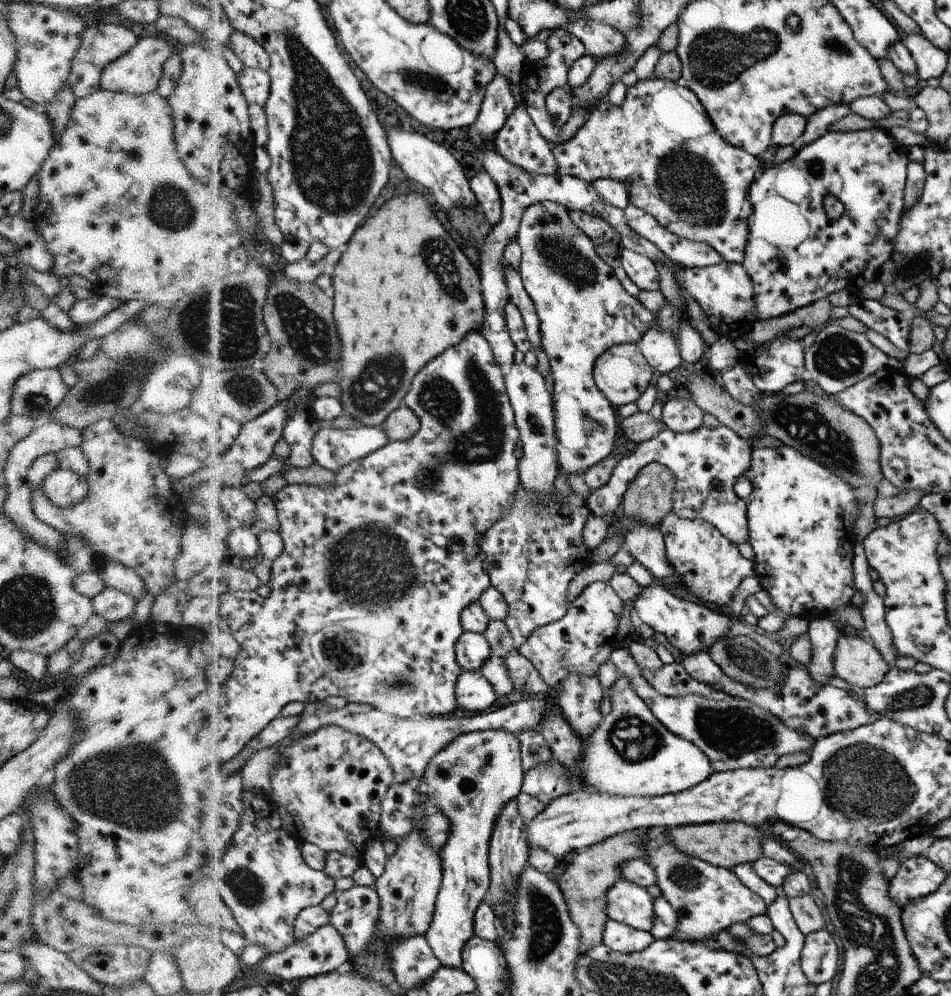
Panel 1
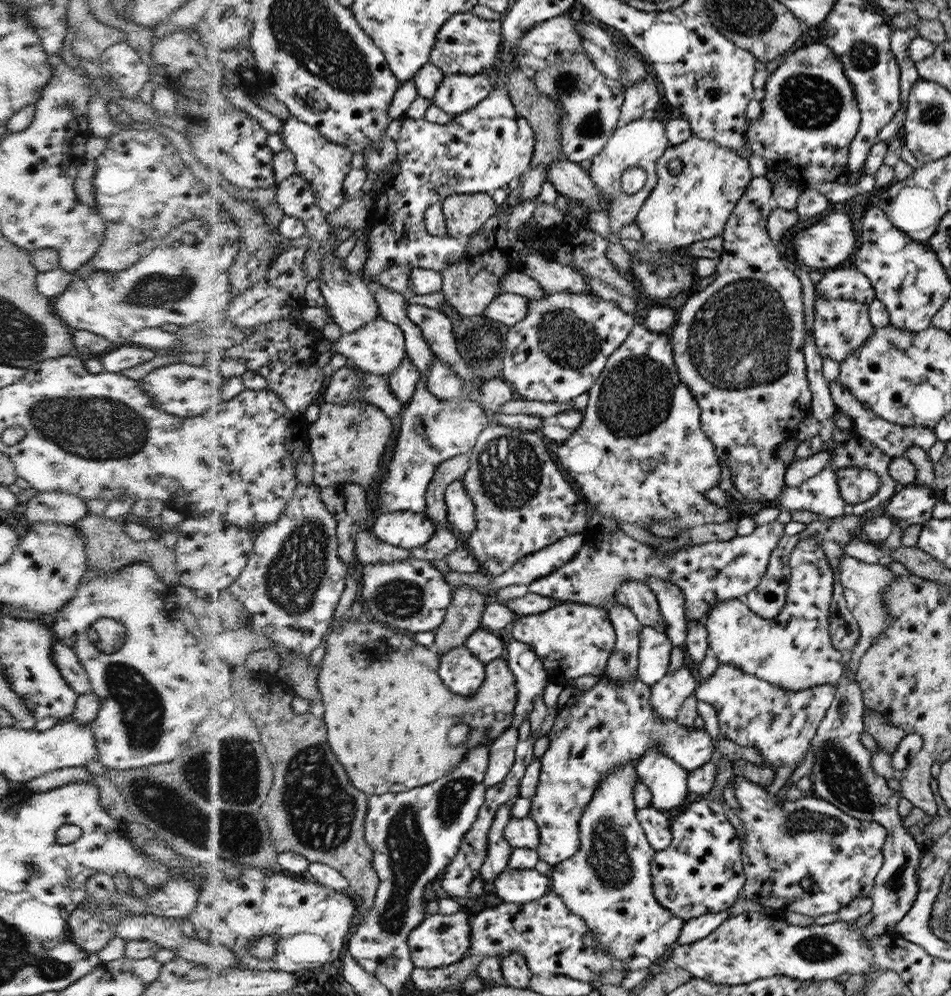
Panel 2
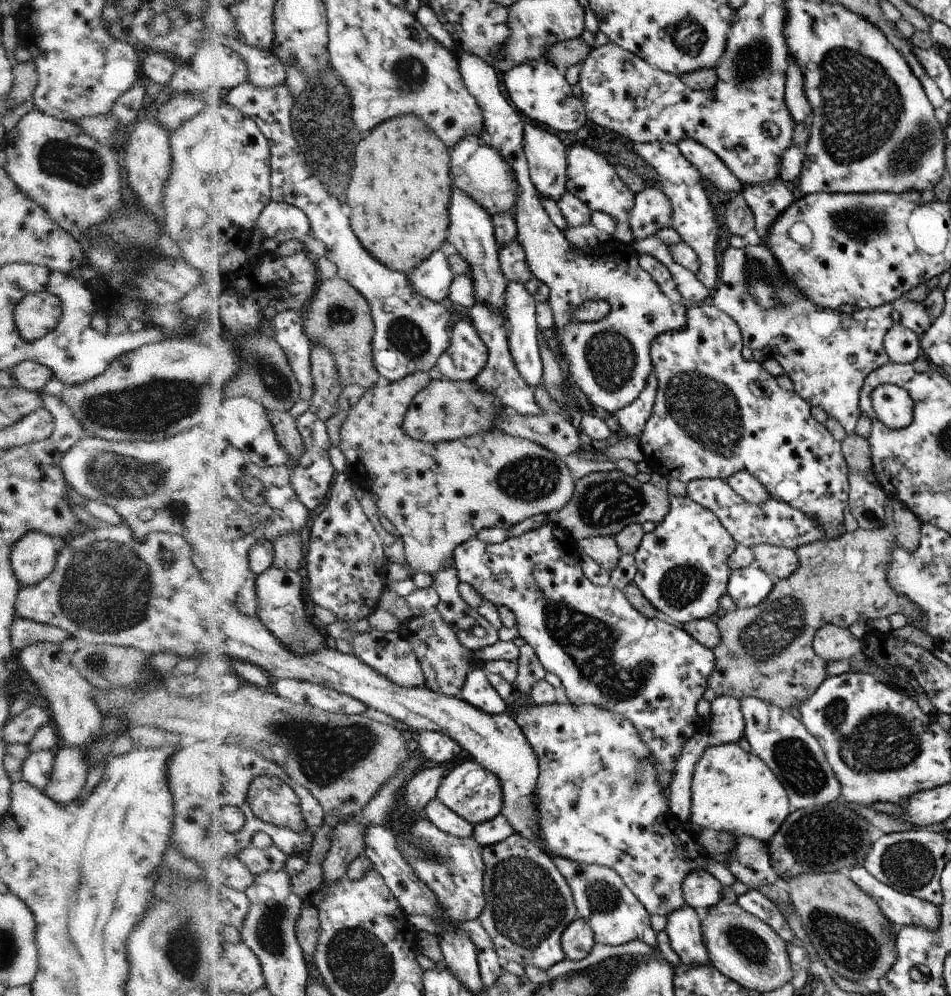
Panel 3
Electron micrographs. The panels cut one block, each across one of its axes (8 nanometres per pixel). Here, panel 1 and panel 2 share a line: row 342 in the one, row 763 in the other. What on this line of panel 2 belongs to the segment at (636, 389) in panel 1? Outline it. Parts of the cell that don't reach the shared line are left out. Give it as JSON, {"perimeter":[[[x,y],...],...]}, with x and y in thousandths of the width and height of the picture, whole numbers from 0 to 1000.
{"perimeter":[[[665,766],[652,768],[632,783],[633,789],[628,789],[629,797],[624,797],[625,805],[620,813],[616,813],[616,821],[612,821],[612,853],[608,852],[604,861],[581,868],[578,878],[580,896],[590,899],[604,918],[615,922],[617,931],[626,938],[626,945],[632,951],[639,951],[642,959],[656,965],[662,975],[681,971],[686,964],[699,960],[700,954],[715,944],[717,930],[720,930],[719,923],[698,912],[687,897],[685,867],[689,853],[671,825],[667,809],[667,789],[673,784],[669,772]]]}

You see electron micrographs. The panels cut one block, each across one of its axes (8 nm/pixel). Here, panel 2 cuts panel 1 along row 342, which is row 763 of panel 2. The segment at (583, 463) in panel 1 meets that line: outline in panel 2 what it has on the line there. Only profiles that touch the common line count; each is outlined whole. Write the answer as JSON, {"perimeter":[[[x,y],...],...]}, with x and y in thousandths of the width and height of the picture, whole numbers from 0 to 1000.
{"perimeter":[[[634,676],[631,679],[631,684],[625,690],[616,695],[610,695],[610,700],[601,713],[595,714],[585,721],[575,737],[577,750],[568,763],[568,784],[565,796],[558,801],[556,815],[556,820],[564,825],[568,834],[568,848],[565,851],[568,863],[584,868],[597,863],[608,855],[610,850],[609,821],[616,808],[623,803],[623,798],[630,785],[649,769],[660,766],[670,769],[679,753],[686,750],[696,754],[722,774],[737,771],[738,768],[748,764],[751,758],[751,745],[749,739],[740,731],[717,729],[709,723],[697,725],[687,713],[686,690],[683,688],[677,687],[669,679],[666,683],[651,687]]]}

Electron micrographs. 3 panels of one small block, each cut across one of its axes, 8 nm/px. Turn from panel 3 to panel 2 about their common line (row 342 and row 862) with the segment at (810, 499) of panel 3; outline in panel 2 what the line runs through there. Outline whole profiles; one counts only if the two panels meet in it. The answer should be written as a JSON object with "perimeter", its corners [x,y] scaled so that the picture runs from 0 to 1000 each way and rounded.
{"perimeter":[[[747,800],[732,801],[722,805],[706,823],[707,845],[702,851],[692,854],[692,865],[688,865],[688,890],[692,894],[692,906],[713,922],[726,924],[744,917],[755,918],[768,912],[779,894],[783,892],[783,876],[779,848],[770,826],[766,824],[760,809]]]}

